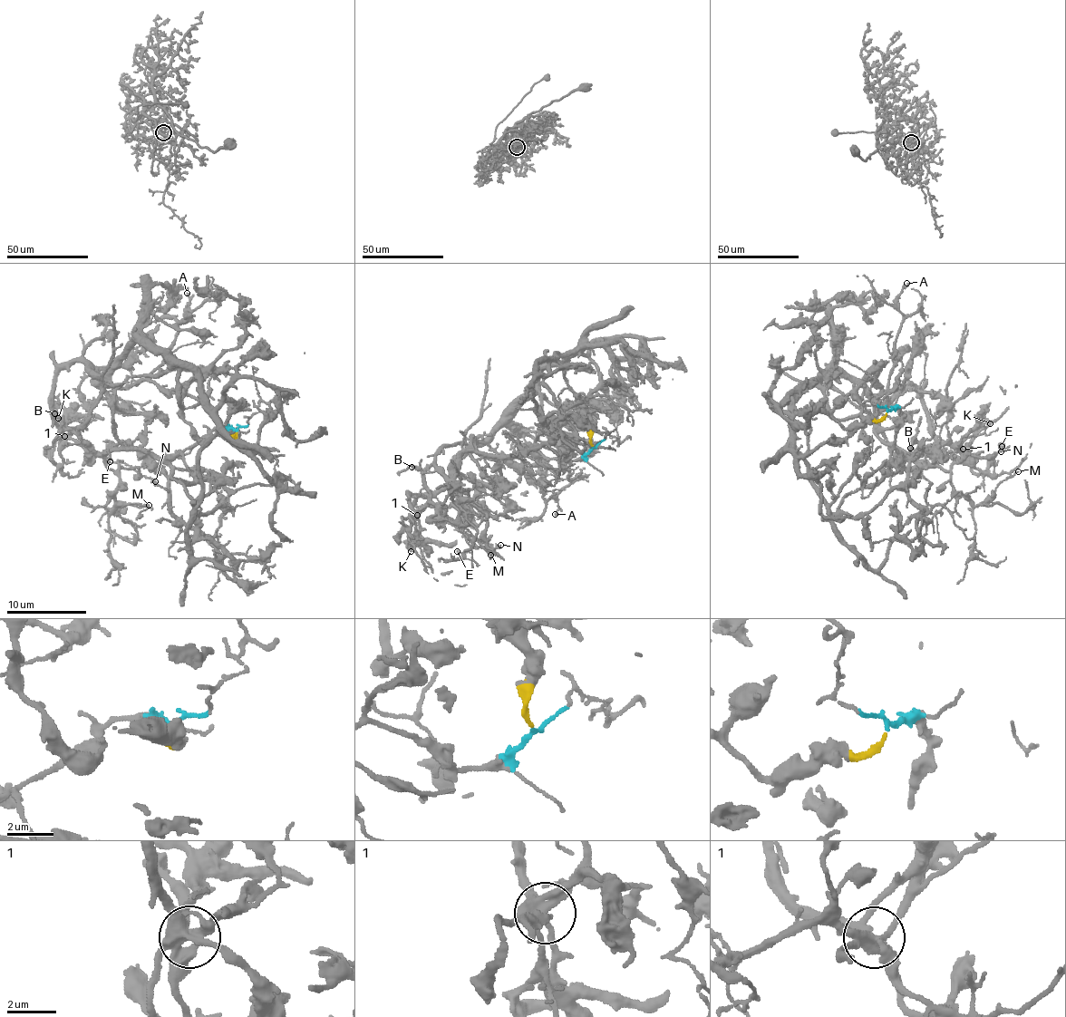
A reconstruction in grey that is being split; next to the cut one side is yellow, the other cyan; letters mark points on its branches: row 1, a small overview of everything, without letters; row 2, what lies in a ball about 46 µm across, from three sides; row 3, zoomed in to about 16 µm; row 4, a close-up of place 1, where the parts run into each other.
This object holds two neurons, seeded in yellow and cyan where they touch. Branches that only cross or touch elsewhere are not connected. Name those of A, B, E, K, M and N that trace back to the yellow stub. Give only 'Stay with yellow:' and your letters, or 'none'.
Stay with yellow: none

